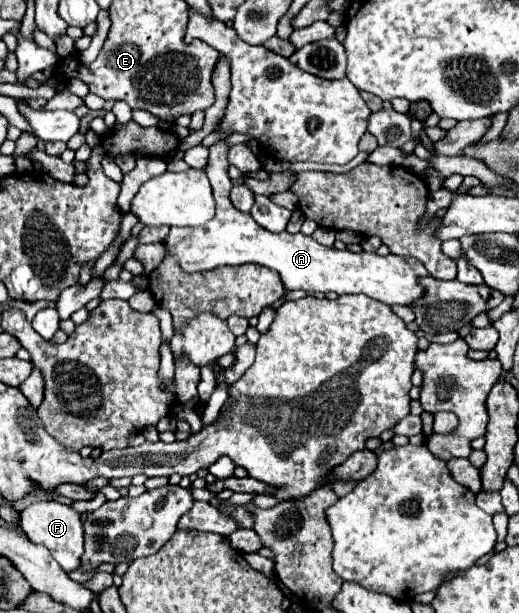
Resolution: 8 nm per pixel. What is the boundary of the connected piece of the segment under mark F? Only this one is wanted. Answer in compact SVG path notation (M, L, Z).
M38 501L28 505L22 513L20 513L22 521L20 521L20 529L28 535L30 541L34 541L36 545L44 545L52 557L60 563L60 567L64 571L74 571L80 567L82 563L82 549L84 549L84 531L82 531L82 521L80 515L76 511L72 511L68 505L56 503L56 501Z

